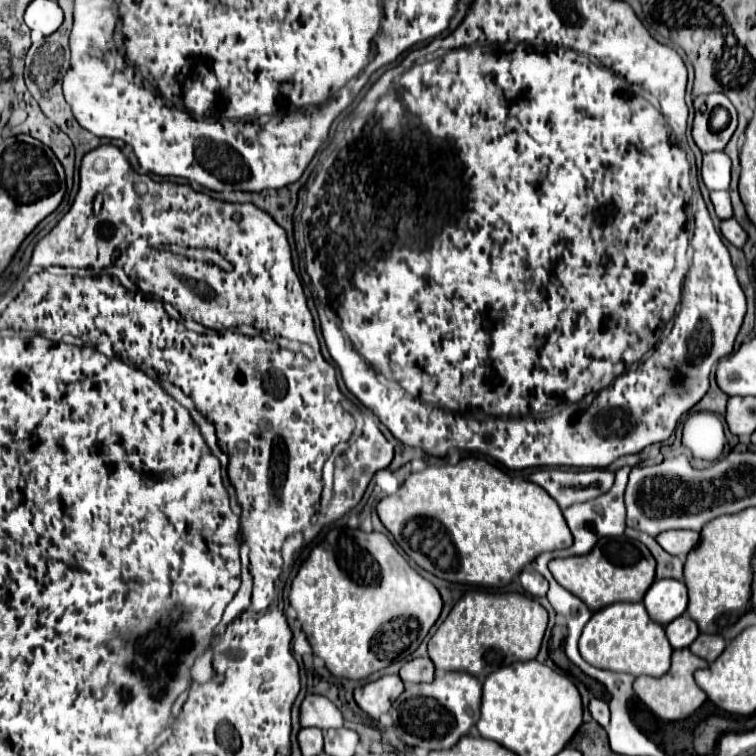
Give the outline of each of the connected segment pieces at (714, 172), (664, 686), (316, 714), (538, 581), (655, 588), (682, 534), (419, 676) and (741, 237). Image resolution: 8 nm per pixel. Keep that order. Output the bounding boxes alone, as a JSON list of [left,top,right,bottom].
[[702,152,730,190],[634,650,708,720],[300,694,344,730],[520,570,548,596],[644,580,688,626],[656,530,700,558],[400,658,434,682],[720,218,746,248]]

